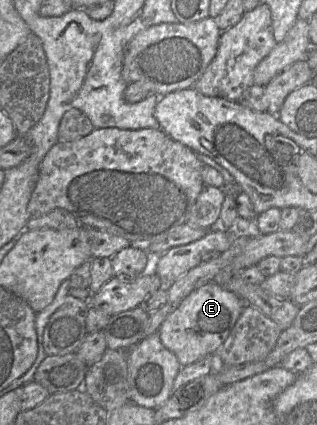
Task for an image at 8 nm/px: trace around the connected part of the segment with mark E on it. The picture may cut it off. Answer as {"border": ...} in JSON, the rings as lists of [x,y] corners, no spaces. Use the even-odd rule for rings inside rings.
{"border":[[[210,282],[192,291],[162,322],[157,333],[181,366],[190,365],[205,356],[215,355],[230,334],[244,305],[239,296]]]}

